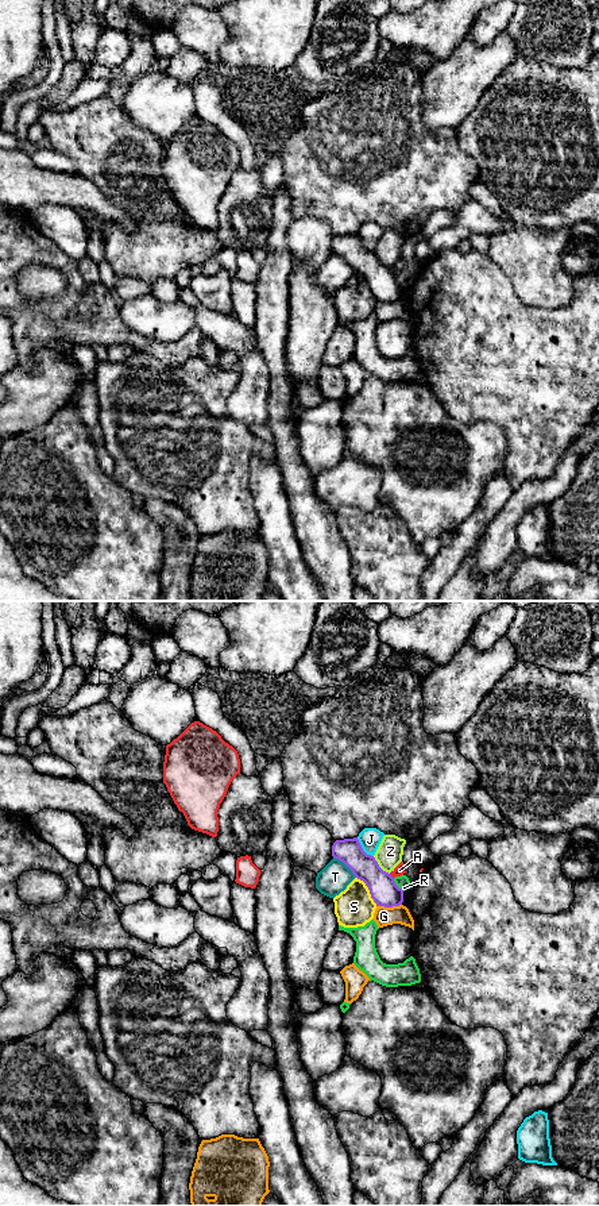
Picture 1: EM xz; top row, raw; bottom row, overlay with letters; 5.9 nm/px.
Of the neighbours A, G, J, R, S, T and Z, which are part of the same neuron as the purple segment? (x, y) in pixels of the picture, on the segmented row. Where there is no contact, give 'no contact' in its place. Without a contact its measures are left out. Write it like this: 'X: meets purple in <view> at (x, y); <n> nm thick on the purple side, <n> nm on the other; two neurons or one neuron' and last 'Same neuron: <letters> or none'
A: meets purple in xz at (391, 877); 160 nm thick on the purple side, 60 nm on the other; two neurons
G: meets purple in xz at (389, 906); 160 nm thick on the purple side, 110 nm on the other; two neurons
J: meets purple in xz at (362, 848); 160 nm thick on the purple side, 130 nm on the other; two neurons
R: meets purple in xz at (395, 885); 160 nm thick on the purple side, 80 nm on the other; two neurons
S: meets purple in xz at (368, 889); 160 nm thick on the purple side, 240 nm on the other; two neurons
T: meets purple in xz at (346, 864); 160 nm thick on the purple side, 180 nm on the other; two neurons
Z: meets purple in xz at (378, 866); 160 nm thick on the purple side, 160 nm on the other; two neurons
Same neuron: none

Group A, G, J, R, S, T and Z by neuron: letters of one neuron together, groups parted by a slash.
A / G / J / R / S / T / Z

